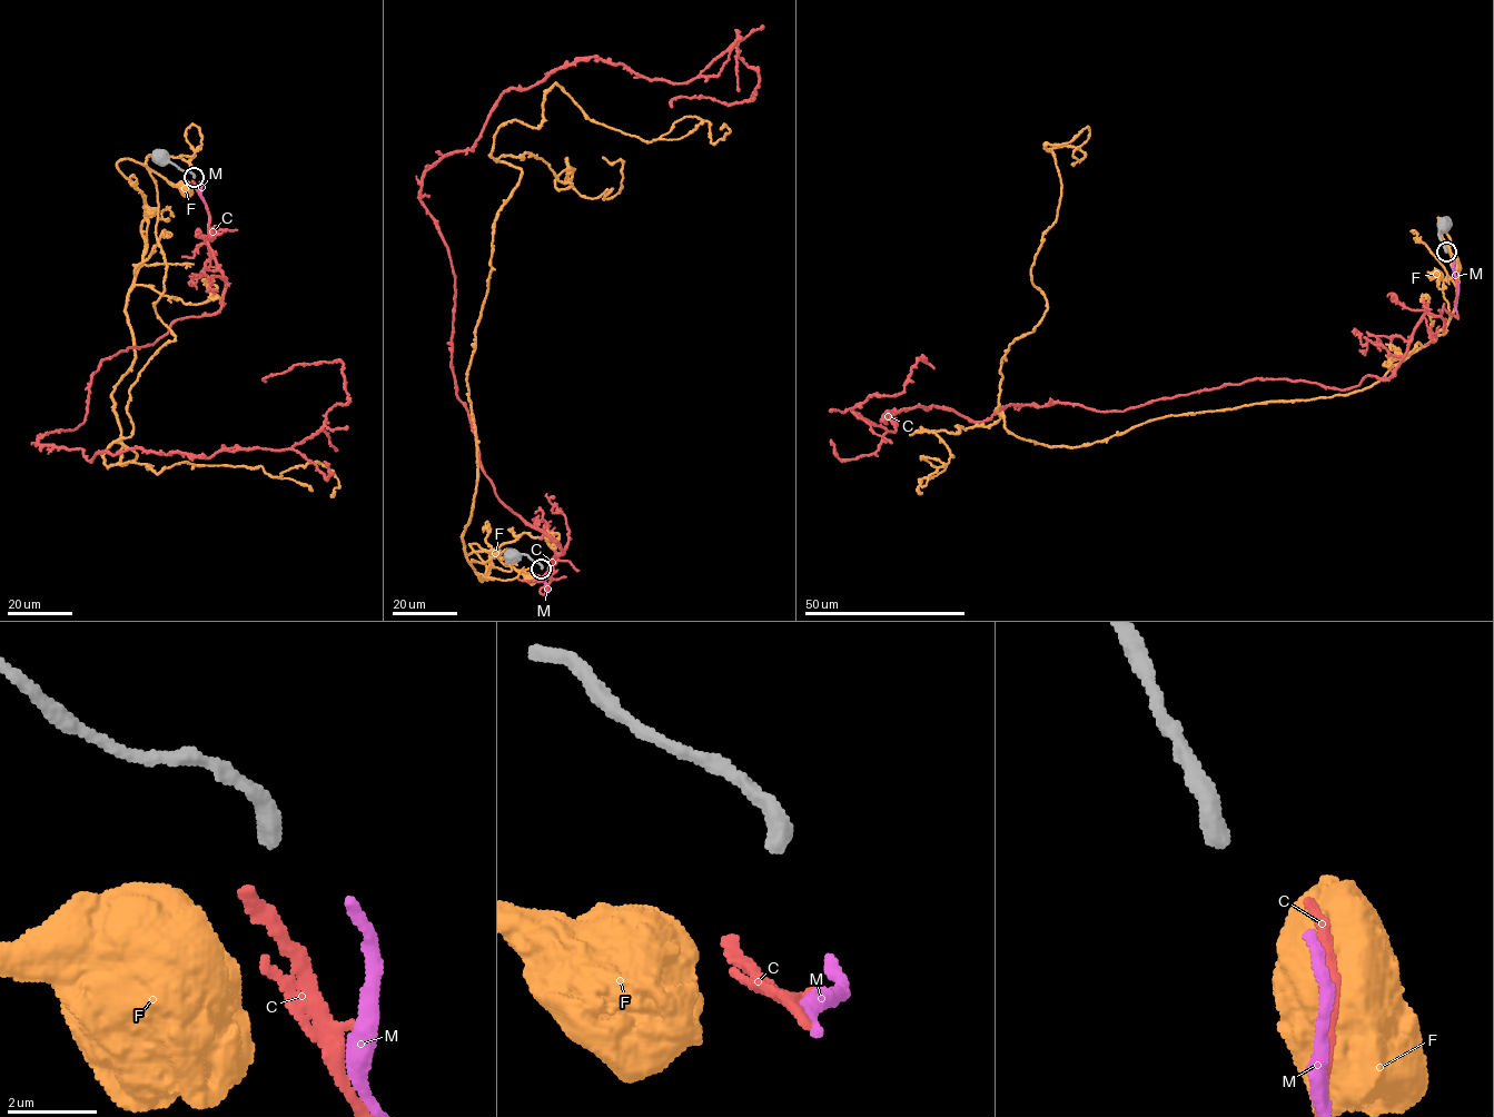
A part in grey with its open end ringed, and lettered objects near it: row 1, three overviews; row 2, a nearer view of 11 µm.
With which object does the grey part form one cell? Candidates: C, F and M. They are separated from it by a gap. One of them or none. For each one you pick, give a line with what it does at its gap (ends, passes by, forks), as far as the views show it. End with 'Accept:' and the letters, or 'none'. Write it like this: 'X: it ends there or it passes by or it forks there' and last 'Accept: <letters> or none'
C: it ends there
Accept: C

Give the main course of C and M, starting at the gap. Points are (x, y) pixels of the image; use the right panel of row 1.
C: (1452, 256), (1457, 317), (1348, 388), (853, 412), (933, 368)
M: (1452, 258), (1457, 288), (1455, 308), (1442, 310)

